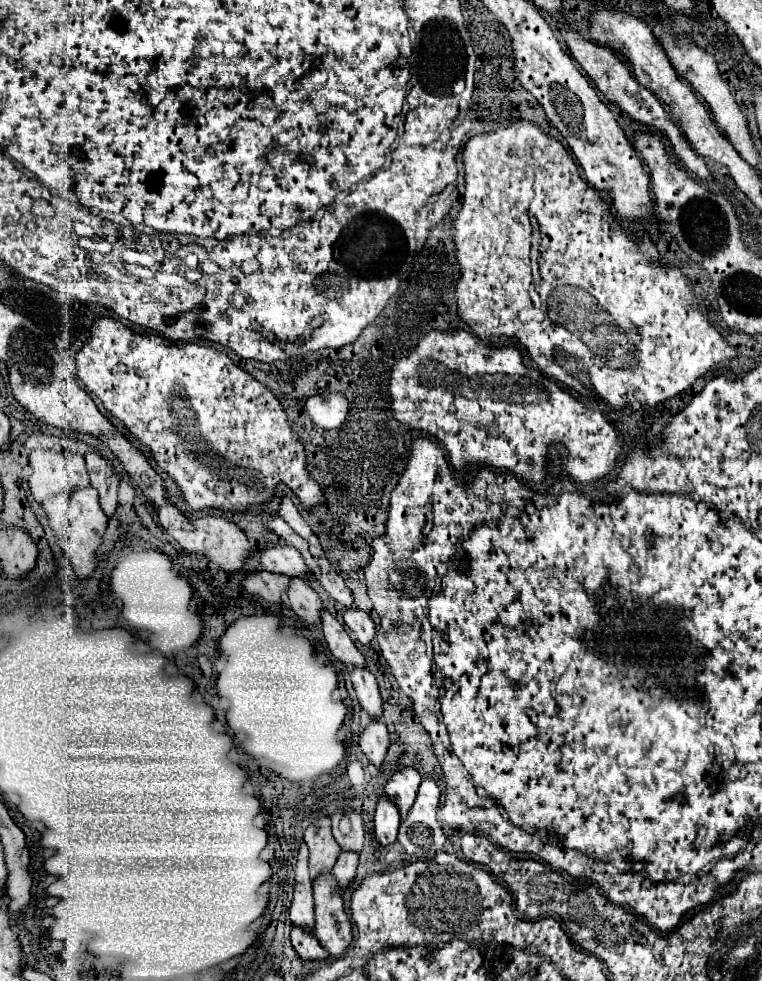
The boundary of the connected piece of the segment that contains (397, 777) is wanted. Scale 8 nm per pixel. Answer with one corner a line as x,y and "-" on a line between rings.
408,766
408,768
394,772
384,788
384,792
390,796
390,800
398,806
402,818
404,818
404,812
408,812
408,806
412,806
412,800
416,798
420,780
422,780
422,776
418,774
418,770

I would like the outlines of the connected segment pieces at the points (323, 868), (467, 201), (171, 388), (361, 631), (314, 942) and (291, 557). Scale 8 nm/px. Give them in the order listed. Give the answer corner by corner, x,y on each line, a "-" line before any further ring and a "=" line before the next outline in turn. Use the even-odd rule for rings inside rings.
328,816
318,818
306,828
304,842
310,848
310,876
316,878
316,874
332,870
336,856
340,854
340,846
332,836
=
522,120
522,122
510,124
508,128
498,128
490,134
480,134
480,136
470,138
464,148
464,168
466,168
466,194
464,194
462,210
458,212
458,218
454,222
458,262
462,268
462,278
456,288
456,298
458,298
458,312
460,312
462,320
472,328
472,332
476,336
484,336
484,340
490,340
494,336
514,338
520,346
528,348
532,360
538,364
538,368
544,374
556,378
558,382
566,384
568,388
574,388
582,396
590,396
590,398
598,398
598,400
606,402
610,410
618,410
624,406
640,410
640,408
648,408
658,402
664,402
664,400
676,396
678,392
686,390
696,378
706,374
714,364
736,356
736,350
728,342
724,342
720,332
714,330
714,326
710,322
706,322
706,318
702,318
702,314
698,310
698,300
694,298
694,292
692,292
688,280
682,276
682,272
678,268
666,268
666,266
658,264
658,254
656,254
656,262
652,262
640,250
640,244
638,244
640,234
636,234
636,236
626,234
628,230
624,230
614,220
614,216
608,212
608,206
600,198
600,194
594,188
586,186
586,182
582,180
582,176
578,172
578,166
574,164
570,154
564,150
564,146
558,140
548,138
538,126
-
534,216
548,220
546,238
548,238
548,234
550,236
556,234
556,266
558,268
552,262
552,272
544,272
540,284
536,284
536,278
532,276
532,266
530,266
=
98,318
90,328
88,344
78,352
75,361
82,385
92,390
106,410
152,450
158,466
176,480
192,510
210,506
246,510
250,504
272,500
280,482
292,488
304,508
324,502
320,486
306,474
304,448
290,430
280,402
264,384
234,366
224,352
198,344
176,344
156,334
140,336
122,322
=
342,608
342,618
344,618
344,624
354,632
358,642
368,644
374,638
376,626
368,612
362,612
358,608
=
292,926
290,938
292,938
292,946
296,948
302,960
326,960
330,956
312,930
306,930
302,926
=
276,544
276,546
266,546
262,550
260,562
264,566
264,570
268,572
280,572
286,576
304,576
308,572
300,552
292,546
286,544

